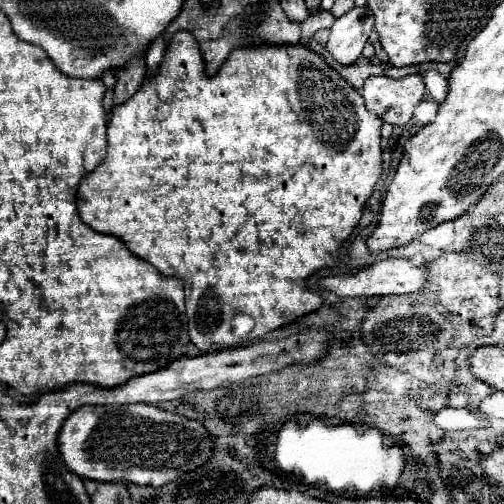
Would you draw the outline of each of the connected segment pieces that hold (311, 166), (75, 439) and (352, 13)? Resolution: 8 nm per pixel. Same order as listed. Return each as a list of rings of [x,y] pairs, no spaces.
[[[177,32],[173,42],[165,50],[159,74],[145,80],[141,90],[125,104],[115,106],[107,124],[107,158],[91,174],[87,174],[77,192],[77,210],[81,220],[95,232],[113,234],[135,256],[145,258],[157,268],[161,276],[177,276],[185,286],[187,318],[191,342],[209,352],[211,346],[233,348],[248,340],[262,339],[265,334],[283,328],[285,324],[315,312],[323,298],[307,290],[307,278],[321,268],[335,268],[339,260],[339,246],[357,228],[365,202],[373,194],[373,188],[383,172],[381,168],[381,120],[377,114],[365,110],[361,94],[351,88],[319,54],[305,46],[259,46],[255,50],[233,50],[221,70],[209,78],[201,58],[199,44],[187,32]]]
[[[149,404],[81,406],[63,422],[57,440],[69,472],[97,482],[165,486],[213,456],[213,436],[201,422]]]
[[[353,8],[335,20],[325,48],[341,66],[351,66],[359,60],[373,30],[373,20],[369,8]]]

